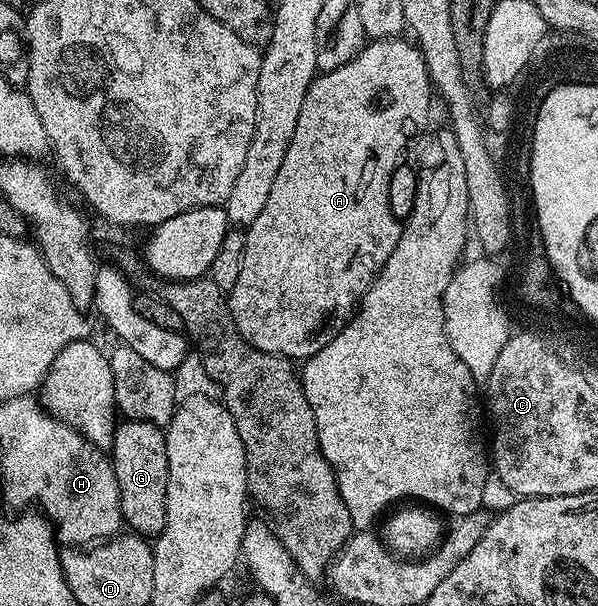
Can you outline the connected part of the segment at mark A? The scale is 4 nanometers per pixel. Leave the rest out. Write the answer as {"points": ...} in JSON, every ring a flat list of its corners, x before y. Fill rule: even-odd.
{"points":[[400,36,370,40,351,60,343,63,343,67,335,67,335,71,326,73,318,72,309,84,309,90,303,99,303,108,299,110,299,120,295,123,295,135,291,135,291,143,287,147,287,155,283,155,279,175,275,175,275,183,271,183,271,195,267,195,267,204,263,206,263,211,259,211,259,219,255,219,244,230,243,267,239,271,239,280,235,282,235,287,227,293,229,310,239,335,243,335,247,343,259,347,259,351,290,359,307,359,323,351,323,347,327,347,327,343,331,343,331,339,335,339,337,332,349,322,361,298,373,286,377,272,384,267,391,251,395,251,399,243,403,225,400,220,397,222,397,217,393,214,393,205,389,202,389,184,393,181,393,172,396,171,401,156,404,153,406,156,411,139,416,138,430,124,429,104,433,97,435,101,435,90,429,80,421,50,412,40,401,40]]}

